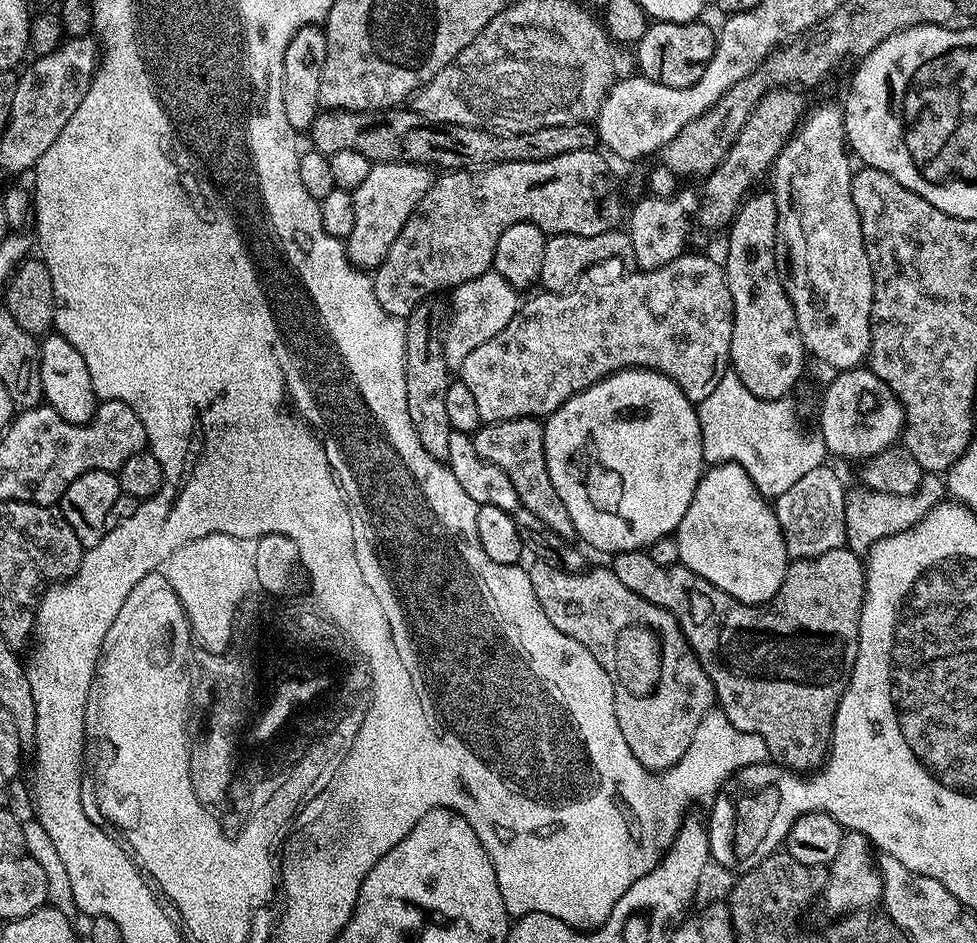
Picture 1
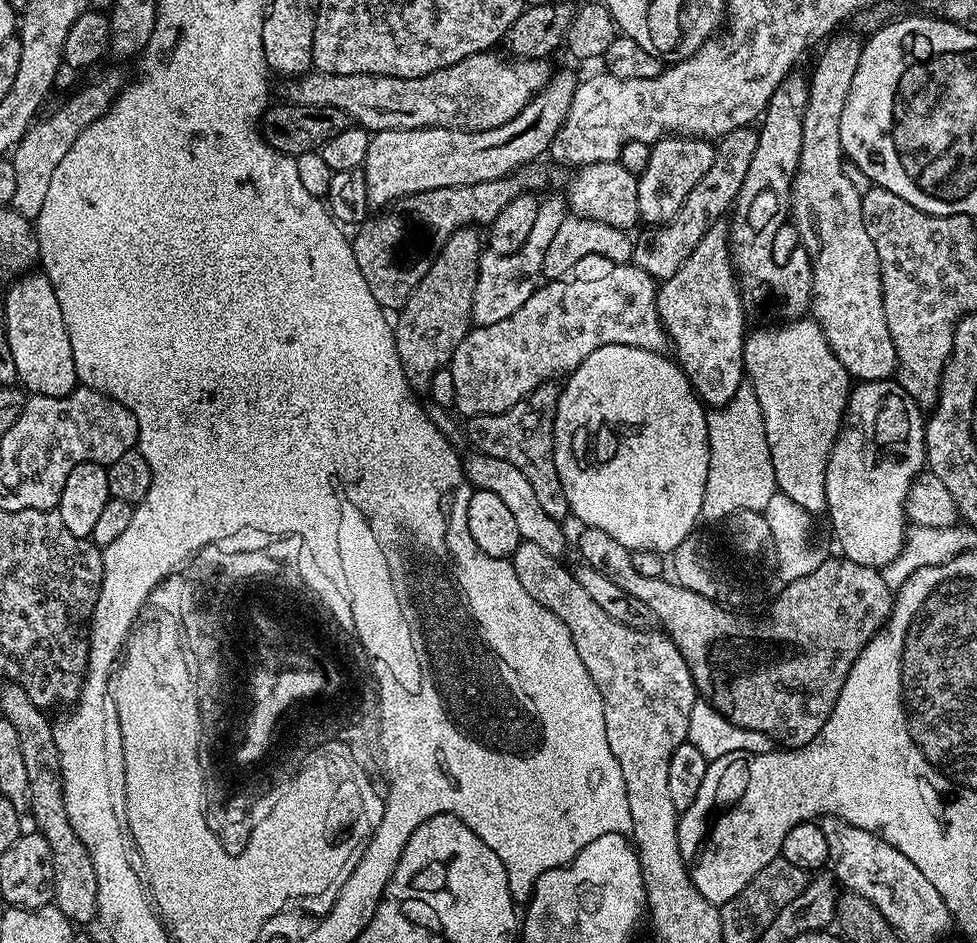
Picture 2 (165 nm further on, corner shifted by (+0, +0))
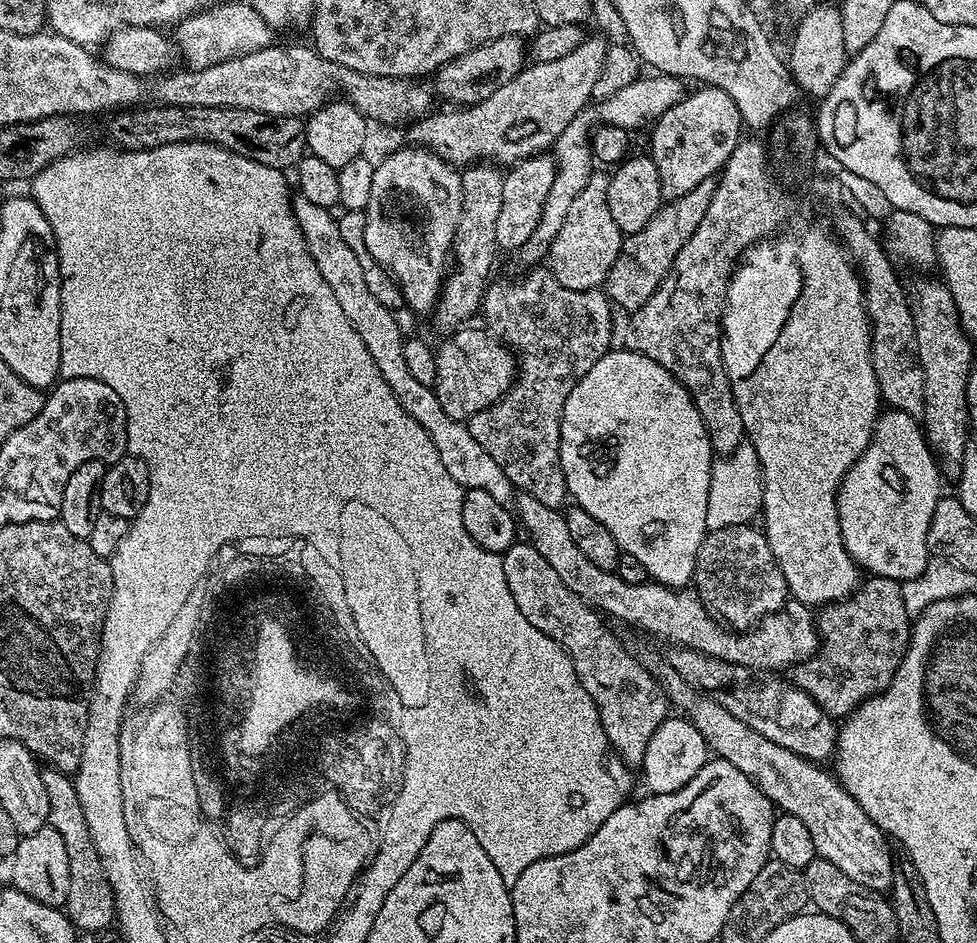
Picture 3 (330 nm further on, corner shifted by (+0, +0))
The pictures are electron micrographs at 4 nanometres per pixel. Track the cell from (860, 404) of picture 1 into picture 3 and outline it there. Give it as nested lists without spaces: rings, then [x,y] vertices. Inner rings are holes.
[[[881,411],[868,445],[854,462],[854,466],[850,466],[836,492],[842,542],[852,561],[865,573],[885,576],[891,580],[910,582],[923,576],[930,563],[930,518],[934,518],[934,506],[938,506],[942,498],[940,480],[942,481],[940,465],[932,449],[928,447],[928,441],[924,439],[921,421],[905,412]]]

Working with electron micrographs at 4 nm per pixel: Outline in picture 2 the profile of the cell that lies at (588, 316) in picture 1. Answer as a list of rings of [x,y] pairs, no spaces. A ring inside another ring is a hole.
[[[631,262],[617,264],[607,270],[609,272],[605,276],[596,276],[593,280],[565,278],[541,283],[536,292],[530,294],[514,314],[510,314],[510,318],[468,331],[458,350],[452,352],[450,371],[454,374],[455,411],[460,411],[461,417],[467,418],[496,416],[510,410],[535,388],[555,381],[555,376],[567,377],[582,361],[590,358],[594,350],[602,350],[602,346],[638,346],[642,350],[663,353],[670,341],[656,309],[657,281]]]

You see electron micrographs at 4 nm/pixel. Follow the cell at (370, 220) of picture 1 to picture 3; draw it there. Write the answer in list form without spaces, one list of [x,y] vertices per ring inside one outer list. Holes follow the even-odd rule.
[[[600,34],[589,35],[578,46],[578,50],[570,50],[566,58],[558,58],[555,62],[529,63],[517,76],[510,78],[506,86],[494,90],[490,98],[477,104],[456,106],[453,112],[436,112],[425,114],[407,129],[413,145],[429,148],[437,152],[443,160],[457,166],[467,166],[477,162],[495,162],[500,166],[511,166],[519,160],[547,153],[555,145],[556,139],[574,122],[574,118],[585,111],[588,100],[593,99],[594,82],[598,82],[598,74],[602,74],[602,62],[606,62],[608,41]]]

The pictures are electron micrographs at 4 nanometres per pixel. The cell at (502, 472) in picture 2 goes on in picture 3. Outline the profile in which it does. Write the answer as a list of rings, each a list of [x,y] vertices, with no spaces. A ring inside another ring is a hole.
[[[520,492],[514,500],[514,512],[519,527],[528,531],[527,539],[536,547],[538,554],[550,562],[558,578],[562,578],[562,582],[566,582],[578,598],[591,604],[605,617],[625,620],[652,636],[669,640],[669,645],[693,648],[722,662],[741,664],[747,668],[791,670],[810,659],[820,646],[816,617],[809,605],[790,598],[773,616],[765,616],[755,628],[741,634],[717,620],[695,591],[667,588],[665,584],[655,582],[630,586],[630,582],[622,582],[615,572],[598,570],[598,566],[594,566],[594,562],[578,550],[574,538],[570,538],[563,511],[545,506],[543,502],[538,502],[538,498],[530,498],[530,494]]]

